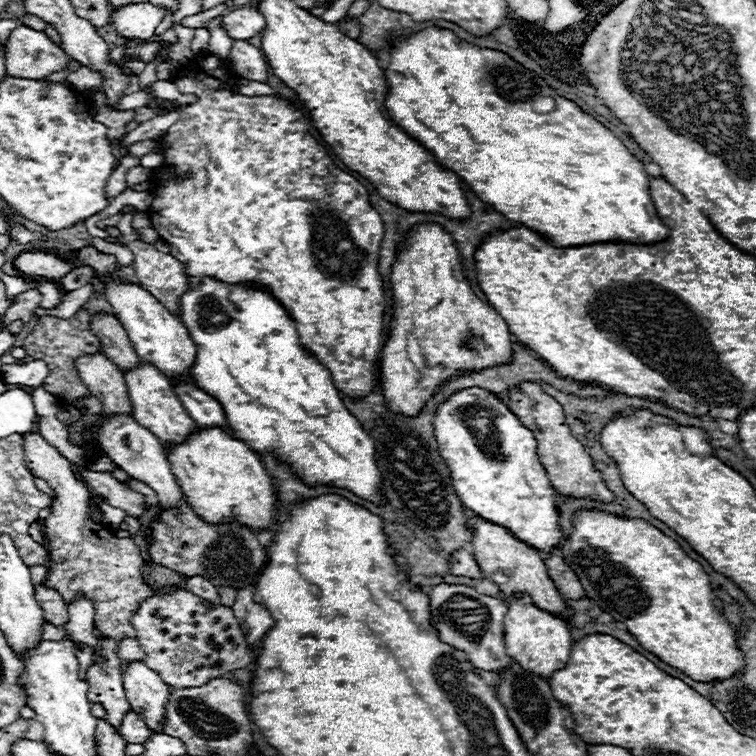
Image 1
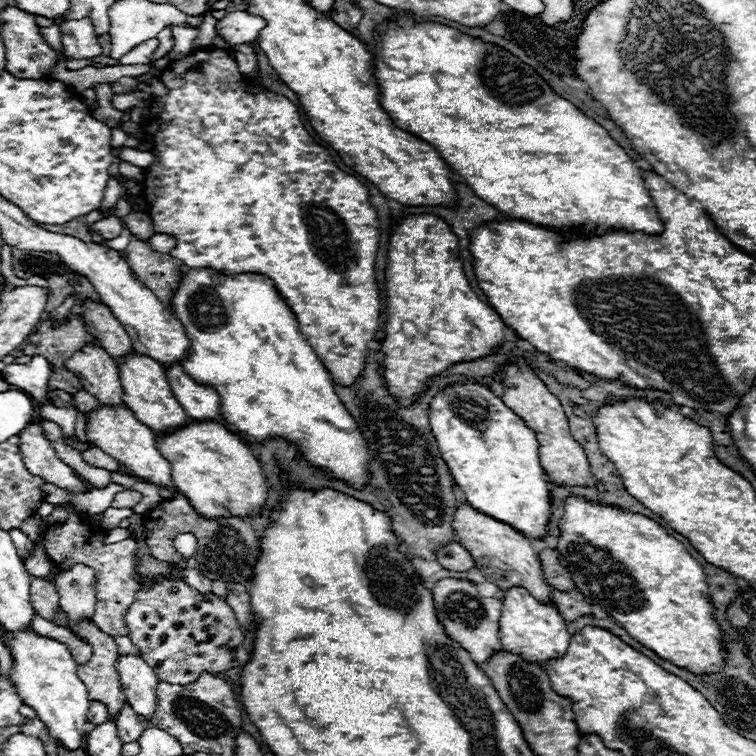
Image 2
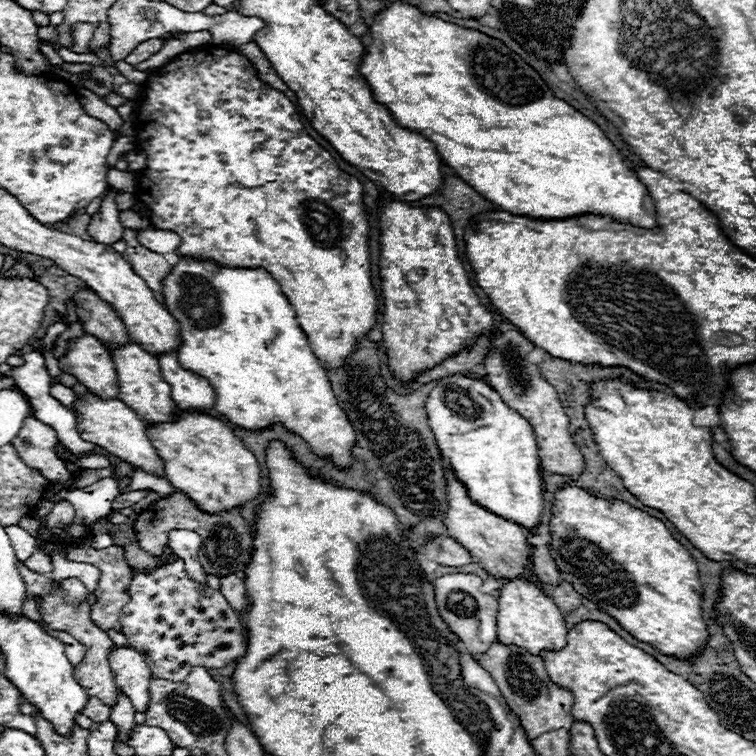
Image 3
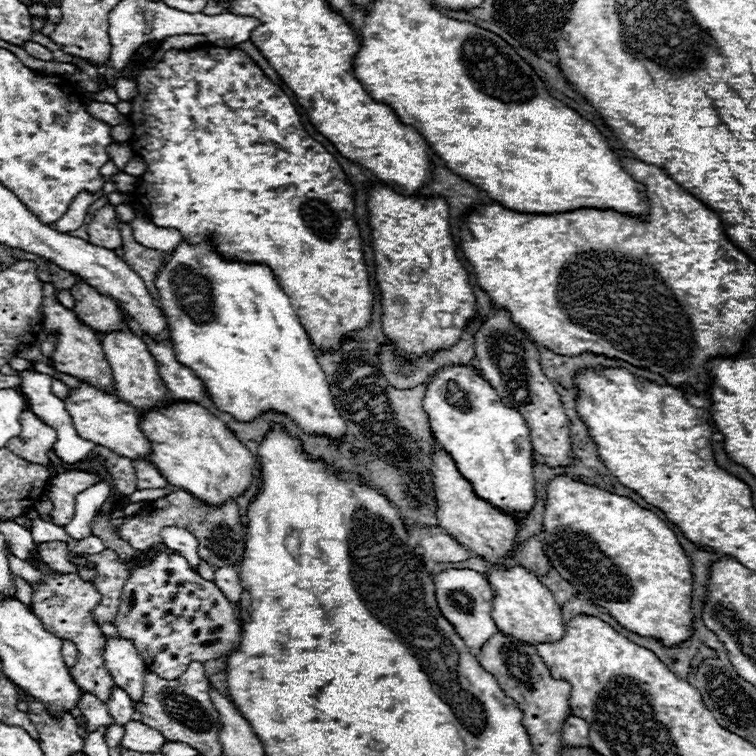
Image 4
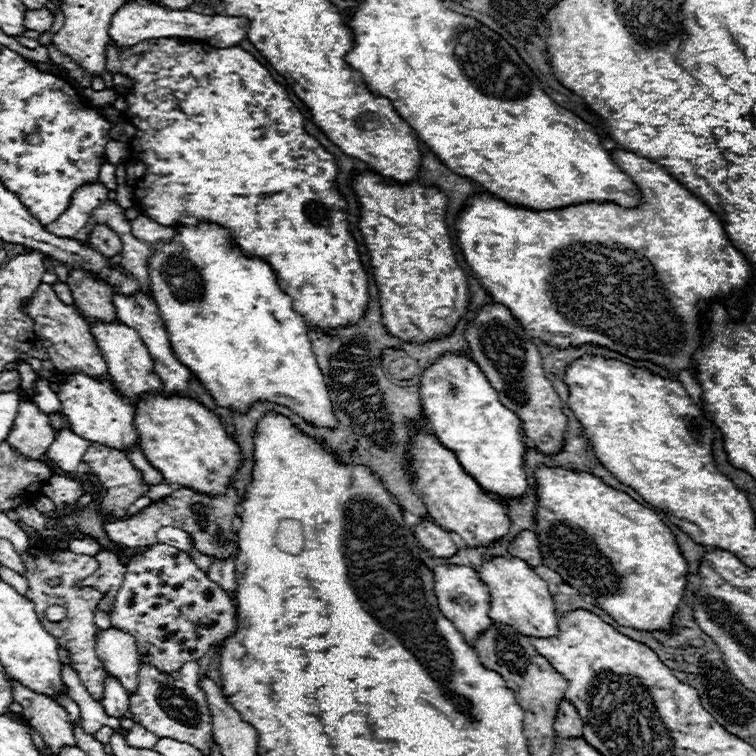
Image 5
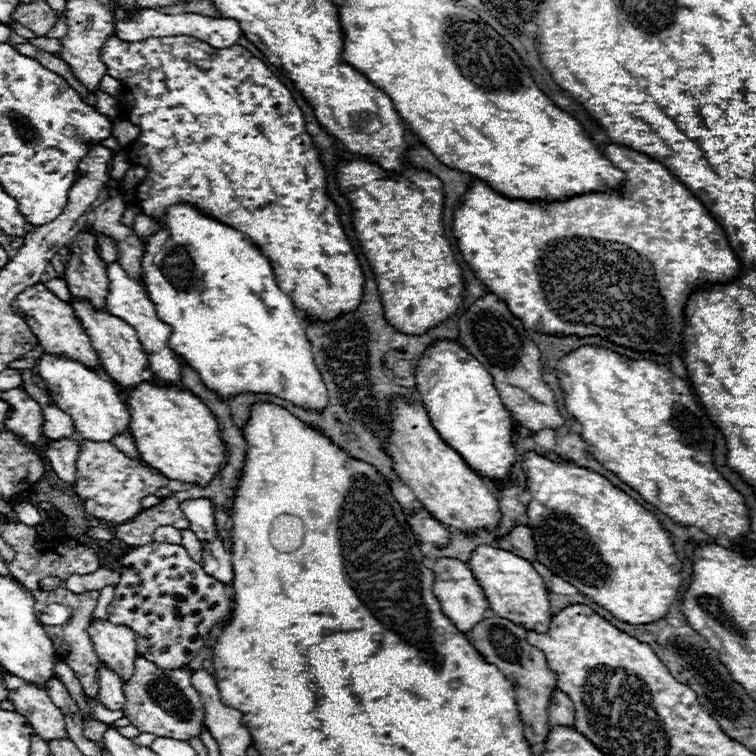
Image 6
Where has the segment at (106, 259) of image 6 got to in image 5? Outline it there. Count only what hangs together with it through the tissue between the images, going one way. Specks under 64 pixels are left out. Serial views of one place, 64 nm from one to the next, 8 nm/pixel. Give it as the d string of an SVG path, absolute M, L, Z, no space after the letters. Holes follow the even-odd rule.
M96 224L92 228L92 232L90 232L90 240L88 242L108 258L116 256L120 252L120 248L122 248L118 234L114 230L110 230L106 224Z

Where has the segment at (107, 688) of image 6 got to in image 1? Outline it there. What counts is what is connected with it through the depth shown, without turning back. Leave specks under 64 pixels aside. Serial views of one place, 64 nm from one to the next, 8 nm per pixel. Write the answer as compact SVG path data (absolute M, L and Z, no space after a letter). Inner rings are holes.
M128 710L128 714L122 720L122 726L120 726L120 736L132 744L144 744L150 738L150 734L152 734L152 730L148 728L148 724L144 720L140 720L136 712Z

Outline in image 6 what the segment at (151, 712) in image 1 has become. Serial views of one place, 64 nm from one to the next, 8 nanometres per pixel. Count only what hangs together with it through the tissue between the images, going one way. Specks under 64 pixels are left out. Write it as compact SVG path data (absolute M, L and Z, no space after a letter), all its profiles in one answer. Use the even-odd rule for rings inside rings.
M94 622L90 626L94 650L102 664L114 670L124 682L134 676L134 662L138 658L134 632L112 622Z

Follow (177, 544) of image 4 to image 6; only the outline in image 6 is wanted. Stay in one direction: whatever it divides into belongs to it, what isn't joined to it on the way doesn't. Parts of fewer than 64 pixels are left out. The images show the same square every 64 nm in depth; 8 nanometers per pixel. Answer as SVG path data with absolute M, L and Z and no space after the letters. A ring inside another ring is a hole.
M158 526L154 532L156 542L168 542L168 544L182 544L182 532L174 526Z

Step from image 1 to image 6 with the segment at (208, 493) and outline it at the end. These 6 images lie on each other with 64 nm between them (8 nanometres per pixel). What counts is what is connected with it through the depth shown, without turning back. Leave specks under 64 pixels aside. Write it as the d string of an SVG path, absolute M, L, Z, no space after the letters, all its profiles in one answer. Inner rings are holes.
M140 384L128 392L126 404L130 410L130 434L146 464L162 472L168 480L208 486L216 472L226 464L228 450L220 438L220 426L208 406L190 390L176 386Z

